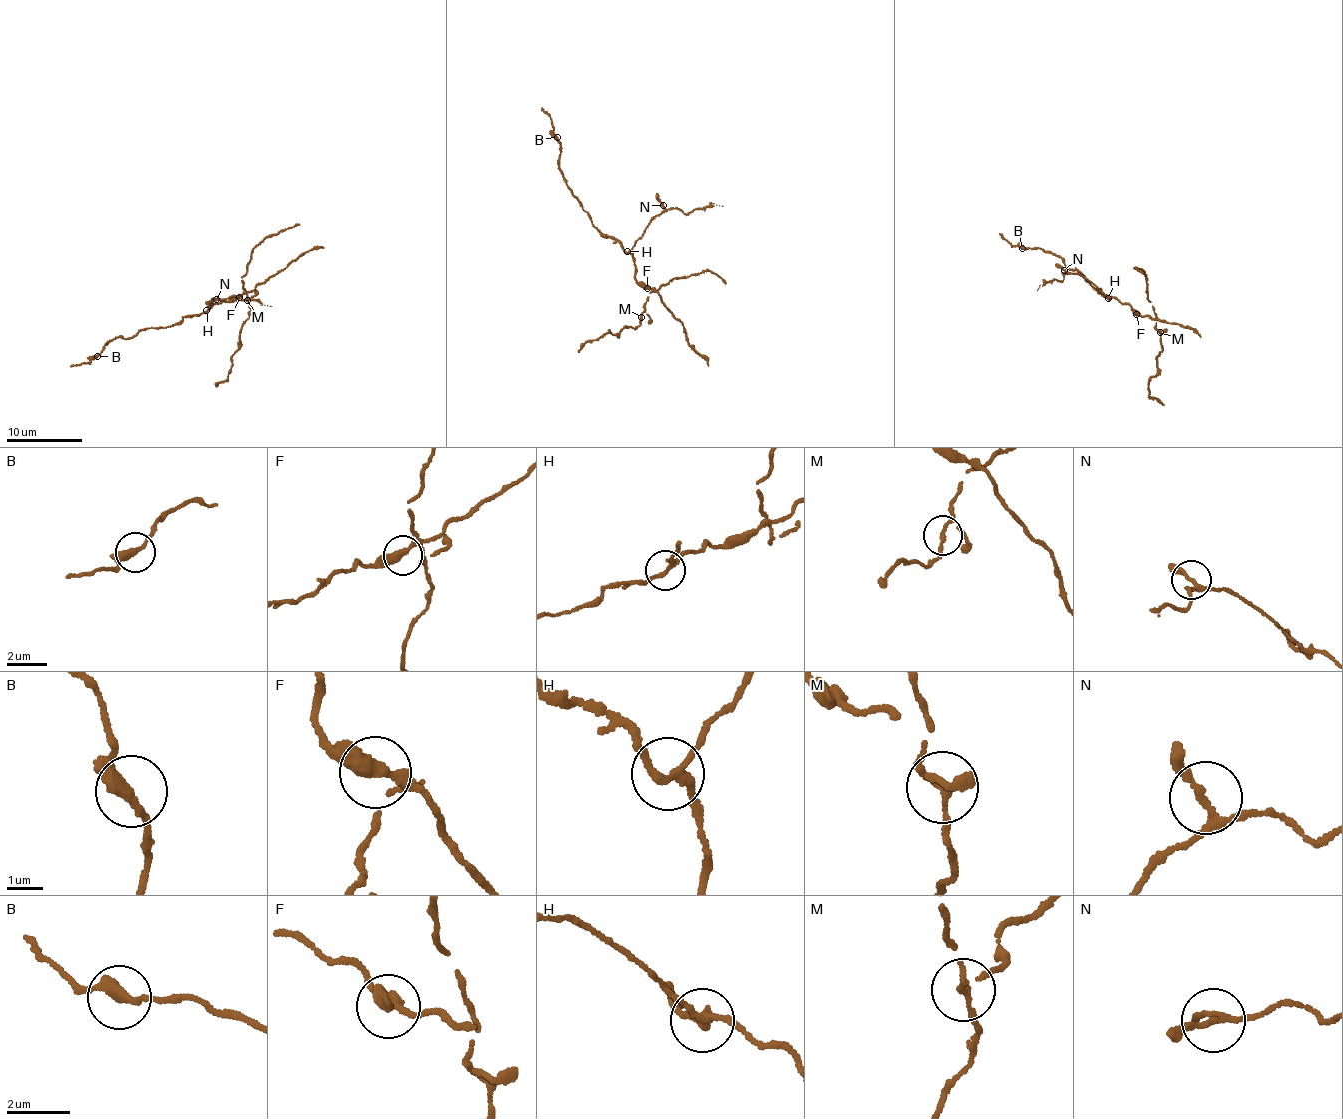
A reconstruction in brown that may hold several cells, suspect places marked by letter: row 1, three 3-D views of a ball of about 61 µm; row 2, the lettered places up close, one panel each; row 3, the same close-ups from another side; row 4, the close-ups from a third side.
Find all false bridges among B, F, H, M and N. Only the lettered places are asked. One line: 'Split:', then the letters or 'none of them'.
Split: none of them

